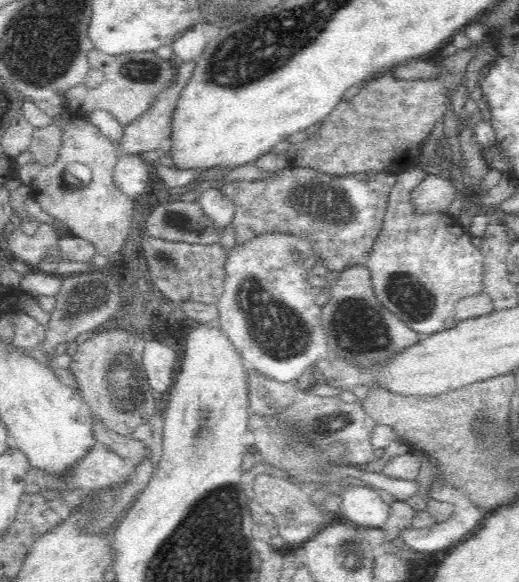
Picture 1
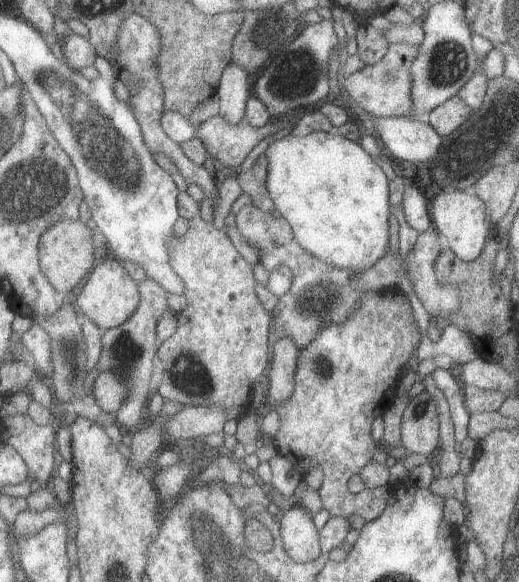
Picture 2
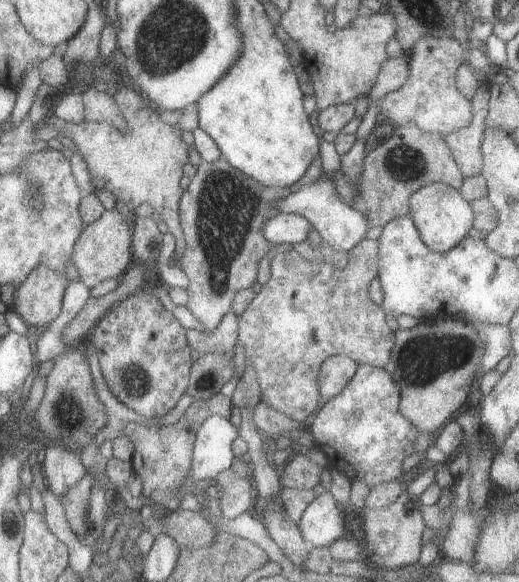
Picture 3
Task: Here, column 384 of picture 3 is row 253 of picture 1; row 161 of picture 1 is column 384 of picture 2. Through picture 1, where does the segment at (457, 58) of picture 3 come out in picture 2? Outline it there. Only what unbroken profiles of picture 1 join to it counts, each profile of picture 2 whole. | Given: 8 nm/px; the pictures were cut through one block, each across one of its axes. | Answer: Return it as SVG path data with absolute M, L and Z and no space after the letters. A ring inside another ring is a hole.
M395 44L391 46L389 54L375 66L367 66L357 74L351 74L343 80L347 94L363 108L367 114L375 118L405 118L415 110L413 102L413 64L421 54L421 46L413 44Z

